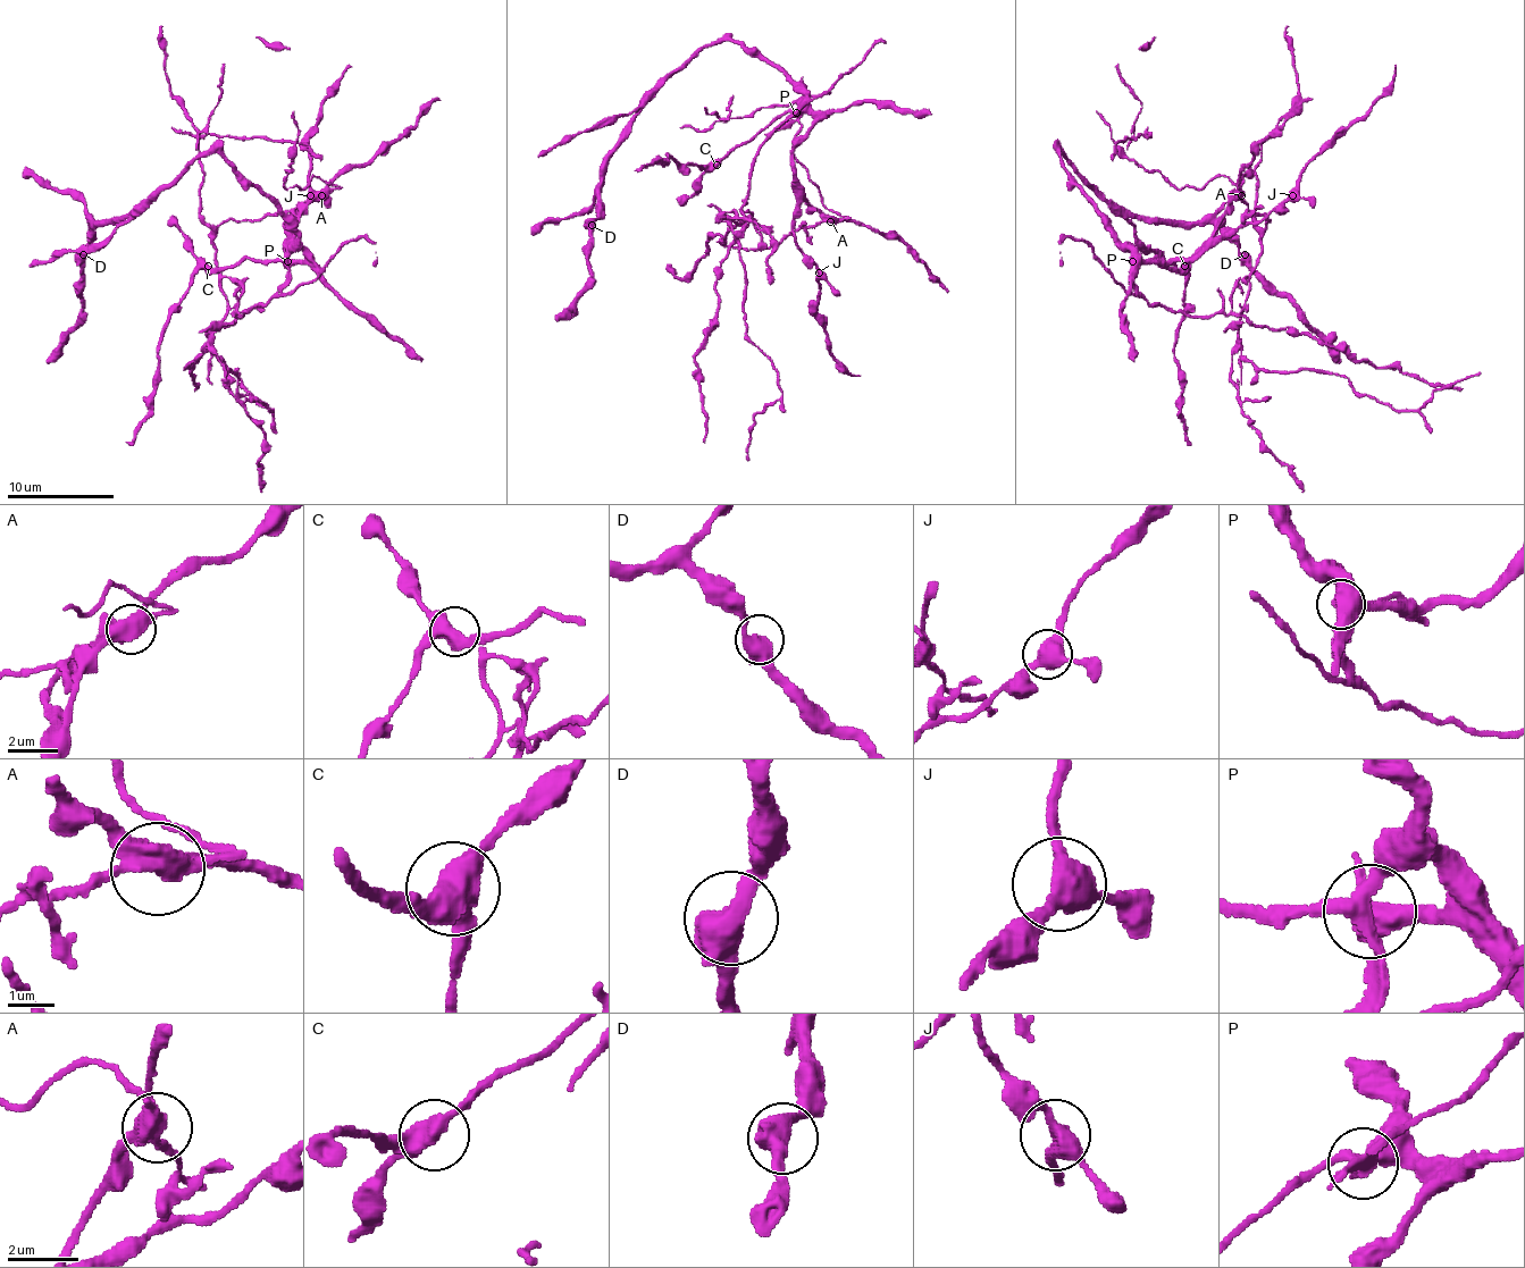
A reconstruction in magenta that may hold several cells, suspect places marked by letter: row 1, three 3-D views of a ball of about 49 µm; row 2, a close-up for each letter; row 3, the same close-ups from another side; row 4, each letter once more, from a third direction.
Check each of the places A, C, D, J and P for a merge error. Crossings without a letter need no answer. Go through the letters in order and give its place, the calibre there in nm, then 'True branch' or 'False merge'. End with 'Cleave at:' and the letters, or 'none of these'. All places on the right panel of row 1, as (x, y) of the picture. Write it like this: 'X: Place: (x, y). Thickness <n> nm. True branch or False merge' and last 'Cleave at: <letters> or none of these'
A: Place: (1241, 195). Thickness 460 nm. False merge
C: Place: (1184, 266). Thickness 440 nm. True branch
D: Place: (1245, 254). Thickness 440 nm. True branch
J: Place: (1292, 195). Thickness 440 nm. True branch
P: Place: (1132, 261). Thickness 280 nm. False merge
Cleave at: A, P

